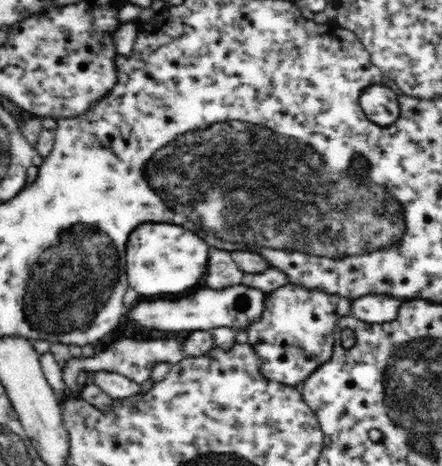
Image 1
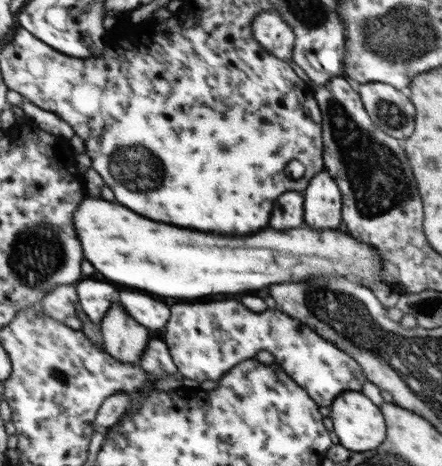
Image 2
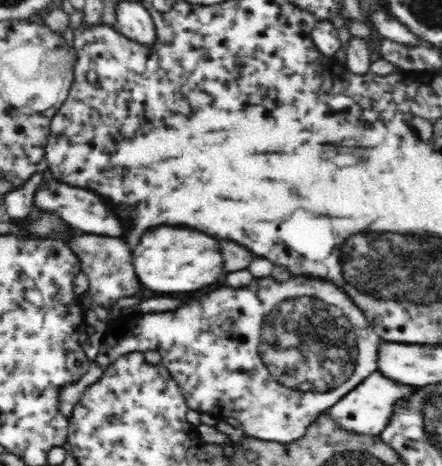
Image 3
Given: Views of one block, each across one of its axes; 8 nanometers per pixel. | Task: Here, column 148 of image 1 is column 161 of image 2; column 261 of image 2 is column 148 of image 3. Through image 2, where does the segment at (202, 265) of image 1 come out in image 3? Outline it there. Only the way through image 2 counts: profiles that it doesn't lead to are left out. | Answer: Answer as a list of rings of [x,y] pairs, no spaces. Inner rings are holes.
[[[158,226],[158,230],[150,230],[150,234],[144,234],[140,238],[138,246],[132,252],[140,282],[156,292],[194,292],[202,286],[212,286],[222,278],[220,244],[212,236],[198,230]]]

